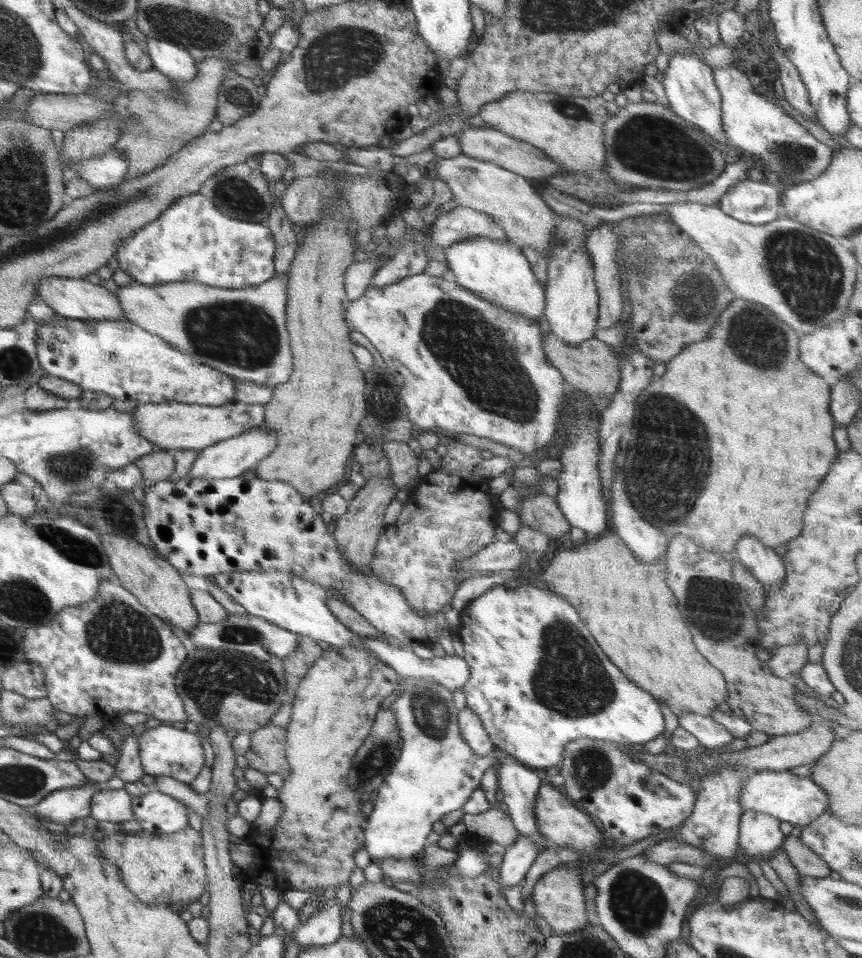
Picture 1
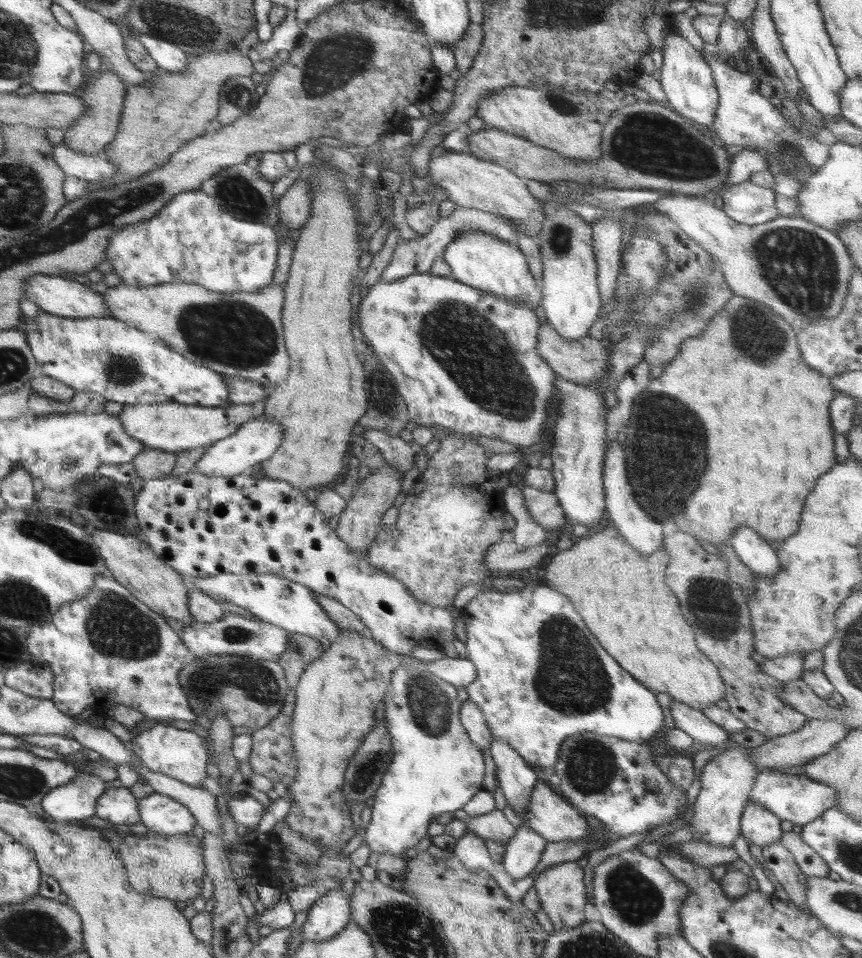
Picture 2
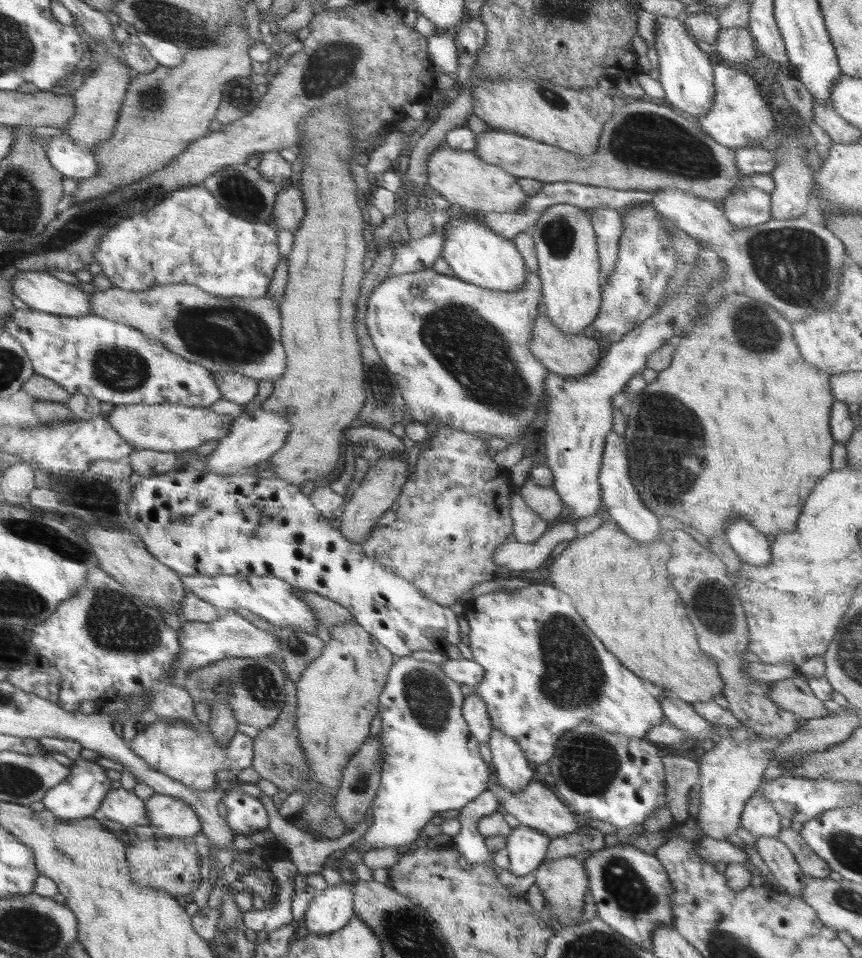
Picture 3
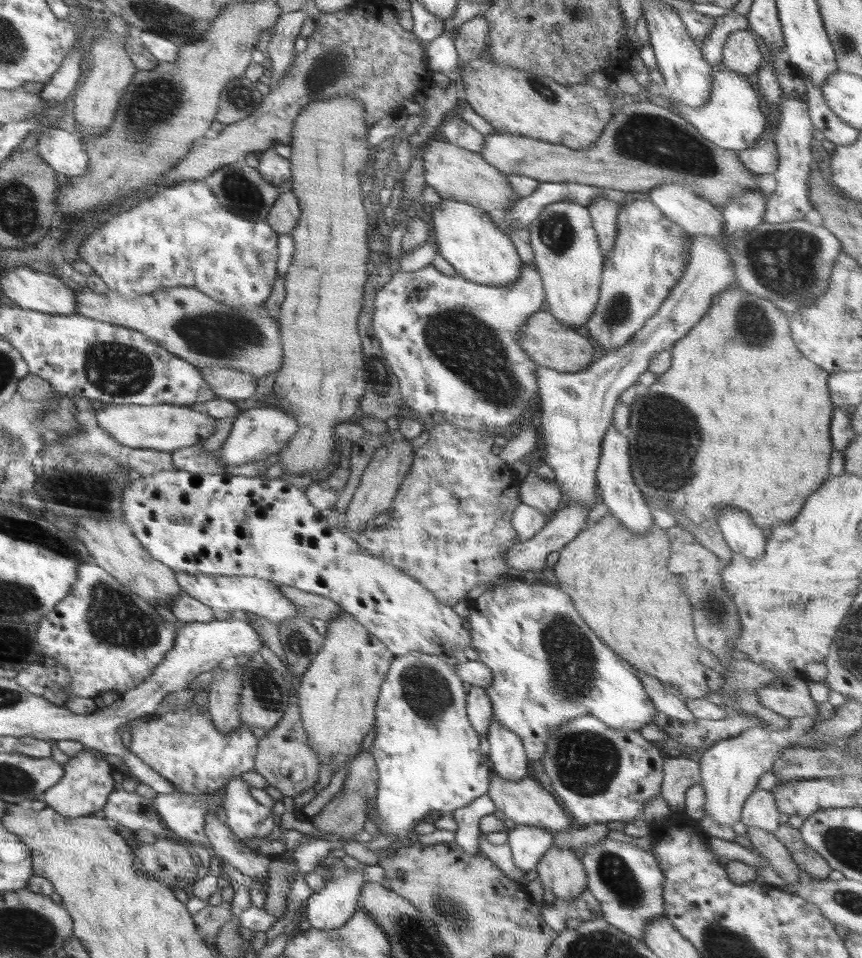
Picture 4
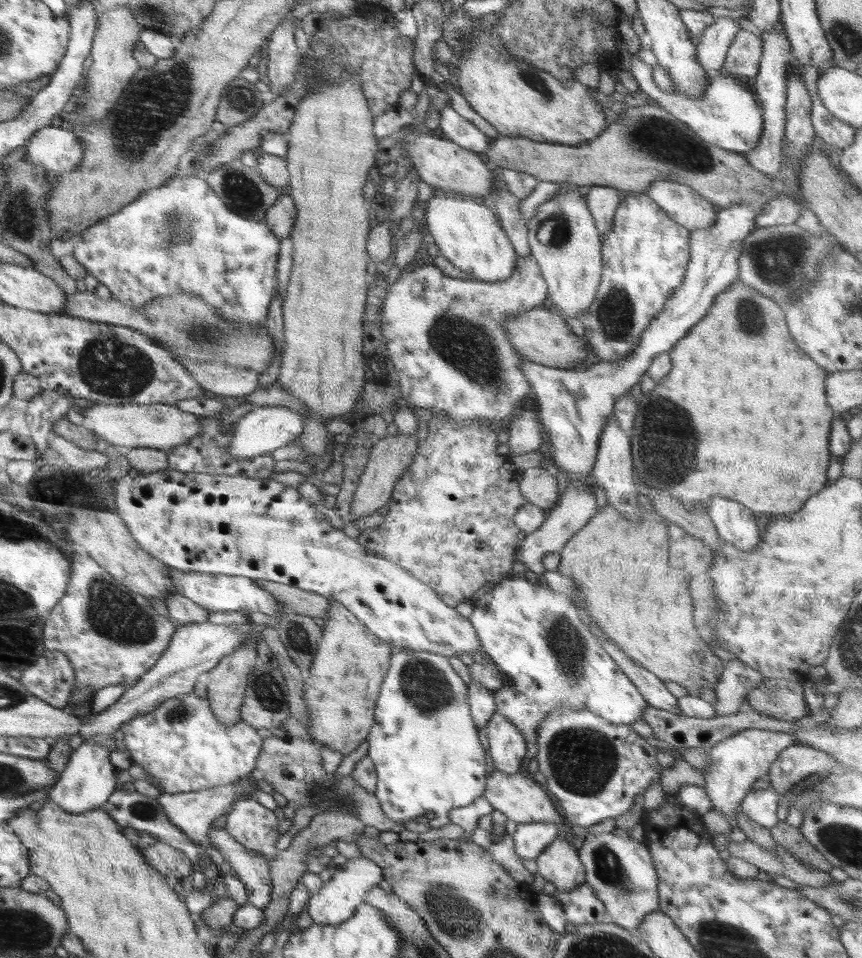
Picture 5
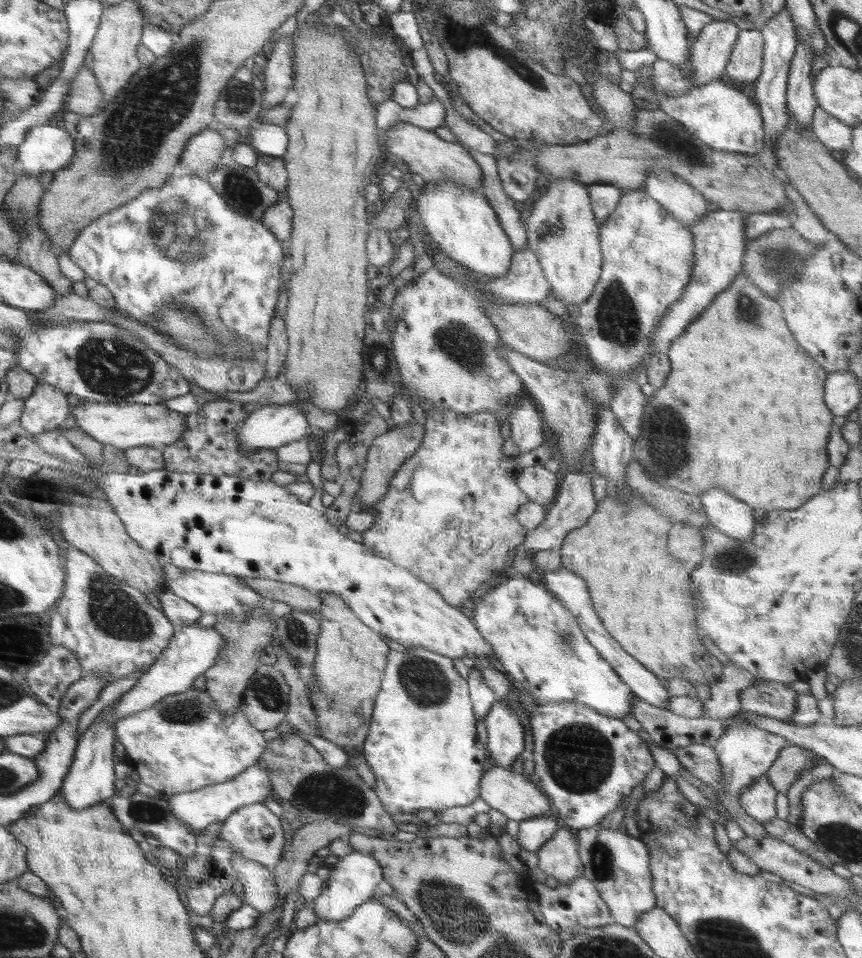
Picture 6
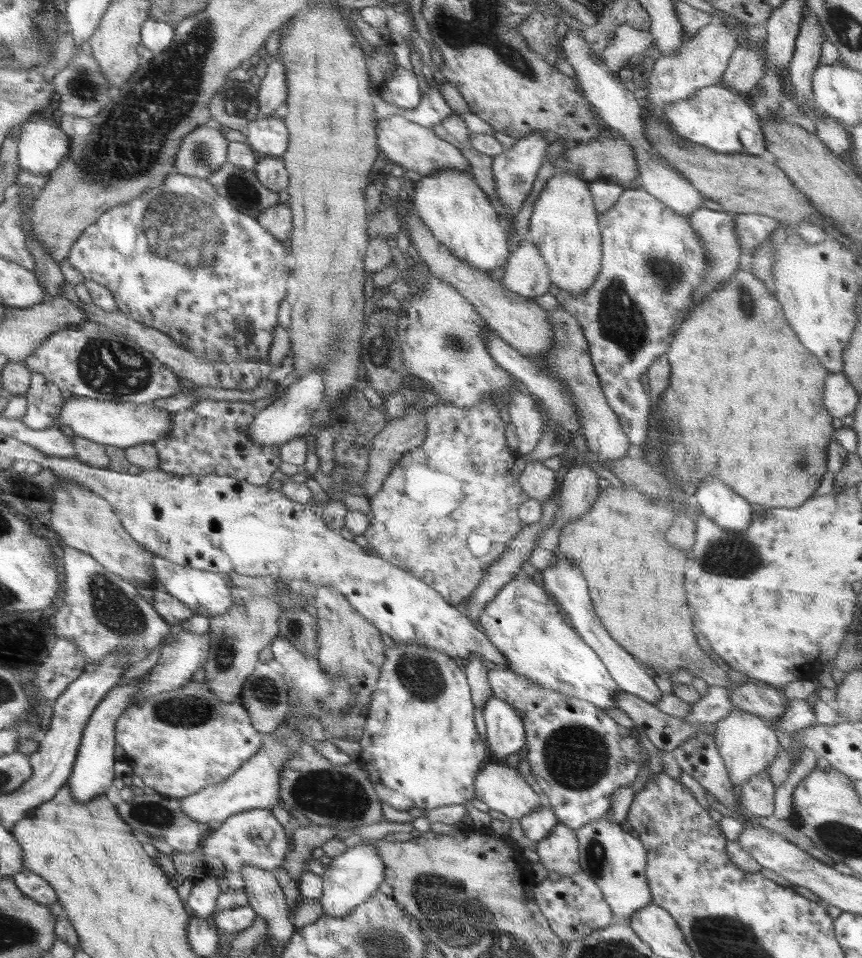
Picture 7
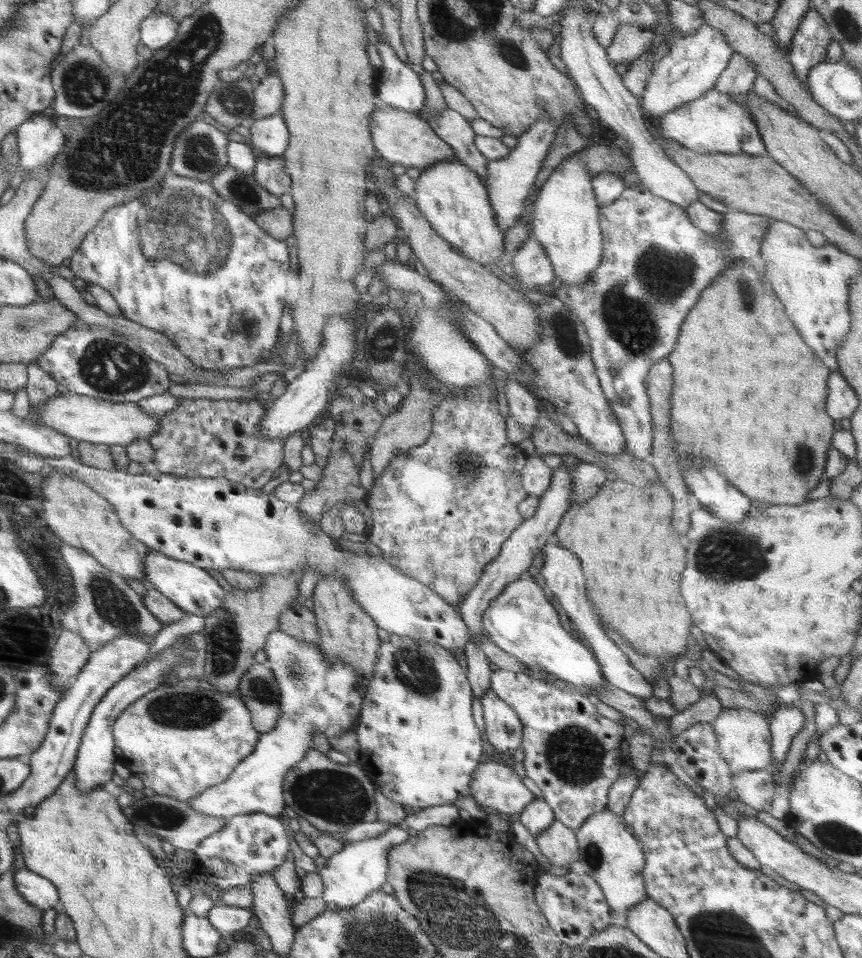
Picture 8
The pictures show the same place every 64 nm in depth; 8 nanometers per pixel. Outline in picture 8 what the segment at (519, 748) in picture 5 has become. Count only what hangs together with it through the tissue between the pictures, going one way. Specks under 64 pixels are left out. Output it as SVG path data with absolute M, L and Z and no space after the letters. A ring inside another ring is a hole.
M492 688L482 694L481 704L485 721L484 740L490 742L497 752L508 752L520 747L523 726L516 711L498 698Z

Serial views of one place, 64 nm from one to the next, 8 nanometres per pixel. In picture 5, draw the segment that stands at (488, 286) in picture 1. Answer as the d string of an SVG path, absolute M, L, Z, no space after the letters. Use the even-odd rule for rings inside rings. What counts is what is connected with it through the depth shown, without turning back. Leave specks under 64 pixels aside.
M434 188L432 198L421 206L424 208L427 228L442 257L474 280L500 282L512 276L519 256L487 203Z

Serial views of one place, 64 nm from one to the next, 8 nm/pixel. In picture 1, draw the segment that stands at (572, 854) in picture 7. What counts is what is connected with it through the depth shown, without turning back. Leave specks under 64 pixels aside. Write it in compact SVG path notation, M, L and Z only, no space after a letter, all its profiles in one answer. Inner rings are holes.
M560 865L550 872L546 872L534 885L531 898L536 906L536 912L540 914L540 918L550 926L550 930L556 936L582 930L586 924L589 924L586 918L584 887L581 882L580 870L578 868L572 870L567 865Z

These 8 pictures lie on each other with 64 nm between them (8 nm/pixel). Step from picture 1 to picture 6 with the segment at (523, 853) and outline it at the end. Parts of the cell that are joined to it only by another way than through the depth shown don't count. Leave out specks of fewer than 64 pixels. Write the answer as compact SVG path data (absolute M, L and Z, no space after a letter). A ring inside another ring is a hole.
M555 815L538 816L538 818L528 818L519 824L518 841L519 848L524 852L536 854L544 842L548 842L559 824L556 823Z

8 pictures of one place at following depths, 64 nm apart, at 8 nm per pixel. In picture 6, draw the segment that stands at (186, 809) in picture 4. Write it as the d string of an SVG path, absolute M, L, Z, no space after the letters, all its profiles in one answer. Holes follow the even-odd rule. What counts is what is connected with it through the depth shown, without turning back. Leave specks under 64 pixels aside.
M254 762L252 766L248 766L246 770L242 770L242 774L234 776L232 780L205 786L194 792L170 796L163 795L163 798L170 805L172 814L197 835L200 832L204 832L212 822L226 820L230 816L230 813L238 810L238 807L250 804L262 804L262 801L270 796L274 796L272 782L270 782L266 770L262 768L262 764L260 762Z

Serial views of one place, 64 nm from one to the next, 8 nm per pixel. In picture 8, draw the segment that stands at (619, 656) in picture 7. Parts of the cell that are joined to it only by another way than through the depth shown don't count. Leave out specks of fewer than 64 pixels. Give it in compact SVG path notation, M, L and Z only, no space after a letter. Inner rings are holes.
M559 542L546 544L542 551L545 553L545 562L540 573L546 582L545 591L553 598L558 599L574 628L584 636L585 644L593 651L594 657L602 667L602 673L609 684L620 687L630 694L638 695L641 699L652 697L653 686L644 679L644 675L640 671L631 665L628 656L615 646L615 642L608 637L608 633L600 627L600 623L596 619L598 612L587 596L585 577L578 558L568 550L562 549Z

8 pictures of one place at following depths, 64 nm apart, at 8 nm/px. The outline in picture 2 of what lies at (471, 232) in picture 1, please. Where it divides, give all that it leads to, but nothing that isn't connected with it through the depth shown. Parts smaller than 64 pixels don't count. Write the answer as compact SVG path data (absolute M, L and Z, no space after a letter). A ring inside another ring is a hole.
M457 206L449 215L440 218L440 221L431 228L428 234L420 238L412 238L404 240L396 245L392 258L388 266L384 267L380 282L394 282L402 276L410 276L414 273L424 273L430 271L432 264L437 258L443 258L444 249L462 232L484 232L490 234L500 240L508 241L514 245L518 242L518 230L516 230L516 222L510 222L508 218L500 216L500 214L492 214L492 212L478 210L475 208L466 208Z

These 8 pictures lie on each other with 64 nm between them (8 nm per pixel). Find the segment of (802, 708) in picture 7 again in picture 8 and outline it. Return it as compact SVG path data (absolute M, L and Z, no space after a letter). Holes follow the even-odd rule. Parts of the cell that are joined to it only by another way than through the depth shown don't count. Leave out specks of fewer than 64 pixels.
M799 703L786 705L772 714L769 719L769 729L772 735L770 744L772 745L772 762L769 767L776 763L778 765L784 763L792 738L802 730L804 724L806 724L806 718Z

